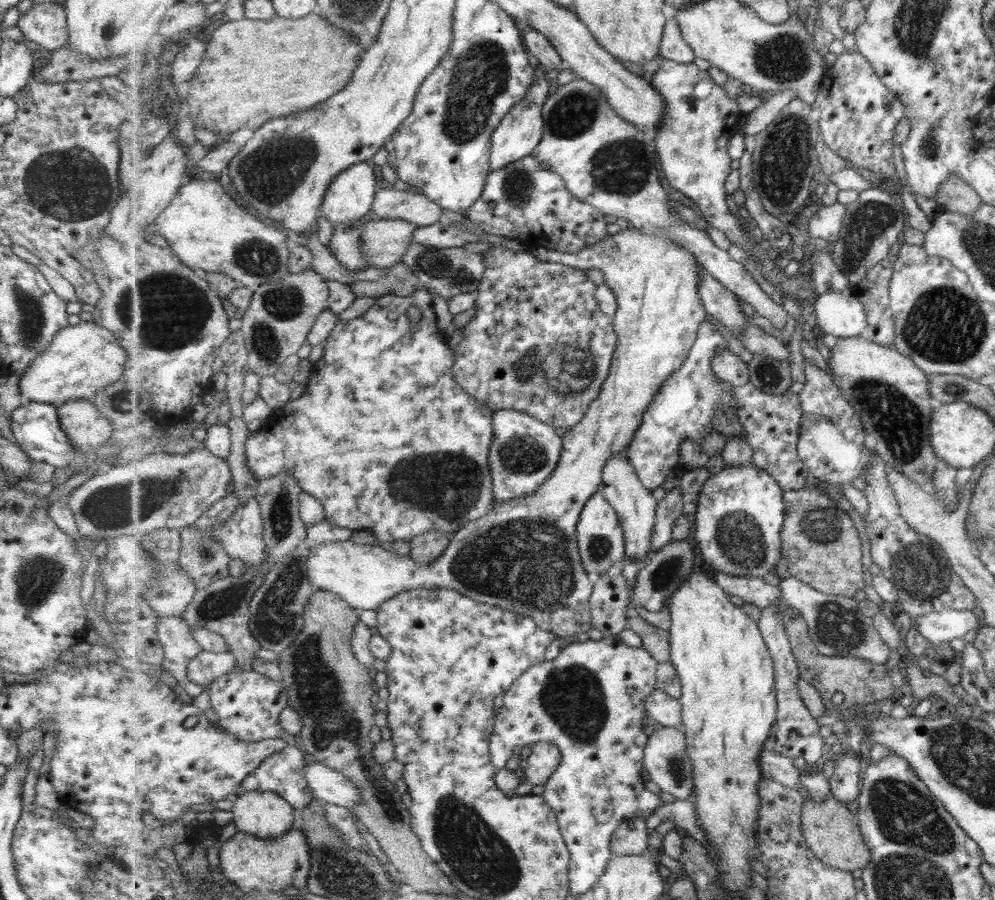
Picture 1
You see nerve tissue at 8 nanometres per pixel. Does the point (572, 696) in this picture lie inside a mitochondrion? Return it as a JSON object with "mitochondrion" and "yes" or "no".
{"mitochondrion":"yes"}

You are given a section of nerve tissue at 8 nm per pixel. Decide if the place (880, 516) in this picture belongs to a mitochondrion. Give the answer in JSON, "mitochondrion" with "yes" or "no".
{"mitochondrion":"no"}

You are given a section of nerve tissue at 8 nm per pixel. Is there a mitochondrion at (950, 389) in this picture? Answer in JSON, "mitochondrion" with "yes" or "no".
{"mitochondrion":"yes"}

